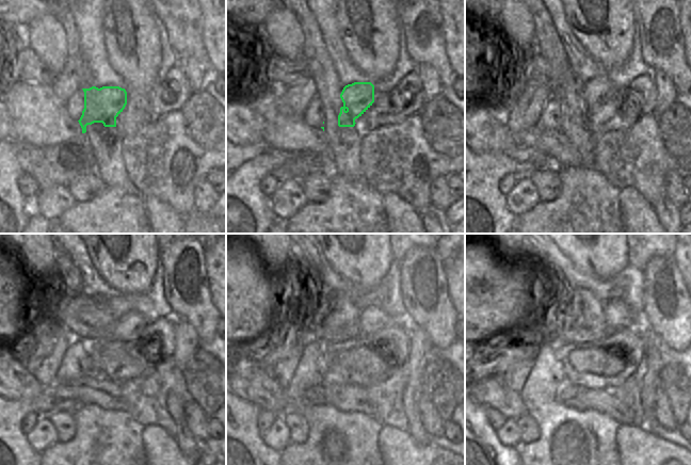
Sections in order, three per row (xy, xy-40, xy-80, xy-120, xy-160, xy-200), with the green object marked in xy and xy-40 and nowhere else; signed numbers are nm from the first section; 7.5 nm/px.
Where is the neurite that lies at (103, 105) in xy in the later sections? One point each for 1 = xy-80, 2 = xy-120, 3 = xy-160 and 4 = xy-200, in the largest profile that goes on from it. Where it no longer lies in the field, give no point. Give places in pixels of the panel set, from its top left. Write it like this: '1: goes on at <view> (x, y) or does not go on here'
1: goes on at xy-80 (597, 91)
2: goes on at xy-120 (128, 326)
3: goes on at xy-160 (372, 319)
4: goes on at xy-200 (617, 315)

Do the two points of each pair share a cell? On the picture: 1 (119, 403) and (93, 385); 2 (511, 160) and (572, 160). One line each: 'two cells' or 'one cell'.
1: one cell
2: two cells

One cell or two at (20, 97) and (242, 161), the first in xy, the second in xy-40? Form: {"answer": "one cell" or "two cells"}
{"answer": "two cells"}

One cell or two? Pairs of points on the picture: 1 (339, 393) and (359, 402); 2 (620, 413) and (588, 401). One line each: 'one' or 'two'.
1: one
2: one

